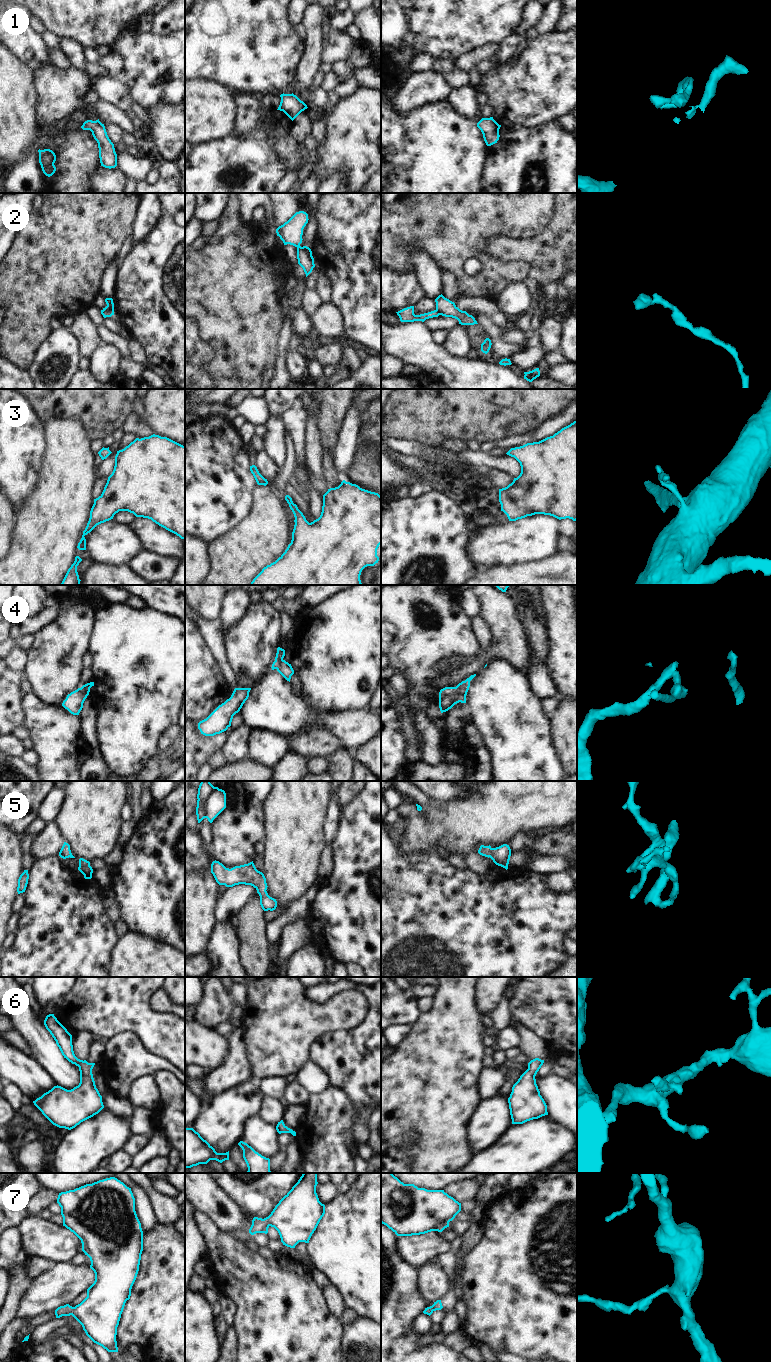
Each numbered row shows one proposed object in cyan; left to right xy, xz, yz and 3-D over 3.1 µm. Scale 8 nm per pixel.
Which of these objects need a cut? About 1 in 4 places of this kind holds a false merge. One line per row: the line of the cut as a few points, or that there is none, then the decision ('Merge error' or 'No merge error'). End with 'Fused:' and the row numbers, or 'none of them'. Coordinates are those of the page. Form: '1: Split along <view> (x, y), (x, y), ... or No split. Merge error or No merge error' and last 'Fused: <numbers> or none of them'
1: No split. No merge error
2: Split along xz (308, 247), (299, 247), (297, 249). Merge error
3: No split. No merge error
4: Split along yz (455, 687), (465, 697). Merge error
5: No split. No merge error
6: No split. No merge error
7: No split. No merge error
Fused: 2, 4.

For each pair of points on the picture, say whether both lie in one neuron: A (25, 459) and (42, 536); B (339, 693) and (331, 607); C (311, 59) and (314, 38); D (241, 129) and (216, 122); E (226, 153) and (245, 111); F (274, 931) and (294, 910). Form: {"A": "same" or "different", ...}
{"A": "different", "B": "same", "C": "same", "D": "different", "E": "different", "F": "same"}

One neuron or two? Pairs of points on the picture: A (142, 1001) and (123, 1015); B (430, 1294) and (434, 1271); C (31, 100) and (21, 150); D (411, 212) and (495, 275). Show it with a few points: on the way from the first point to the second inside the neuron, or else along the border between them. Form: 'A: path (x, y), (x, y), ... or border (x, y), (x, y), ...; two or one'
A: path (137, 1001), (128, 1010); one
B: path (433, 1288), (433, 1277); one
C: path (21, 112), (21, 138); one
D: path (434, 212), (439, 212), (479, 252); one

